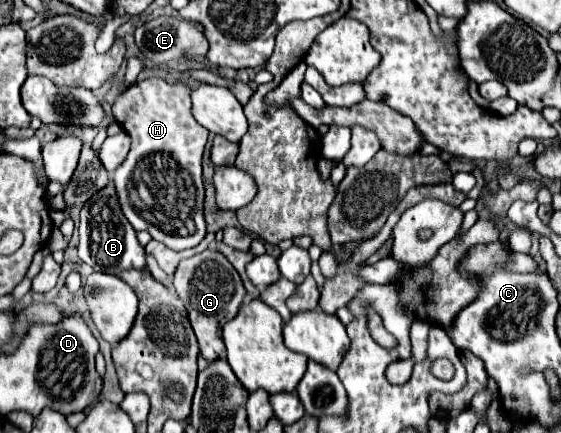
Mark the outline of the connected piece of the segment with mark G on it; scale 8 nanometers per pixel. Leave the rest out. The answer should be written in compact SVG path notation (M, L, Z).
M206 249L190 259L180 261L180 265L174 271L174 289L184 301L192 329L200 343L200 353L206 357L206 361L218 359L226 351L224 341L222 341L222 327L232 317L236 317L242 305L242 299L246 295L240 275L220 251Z

